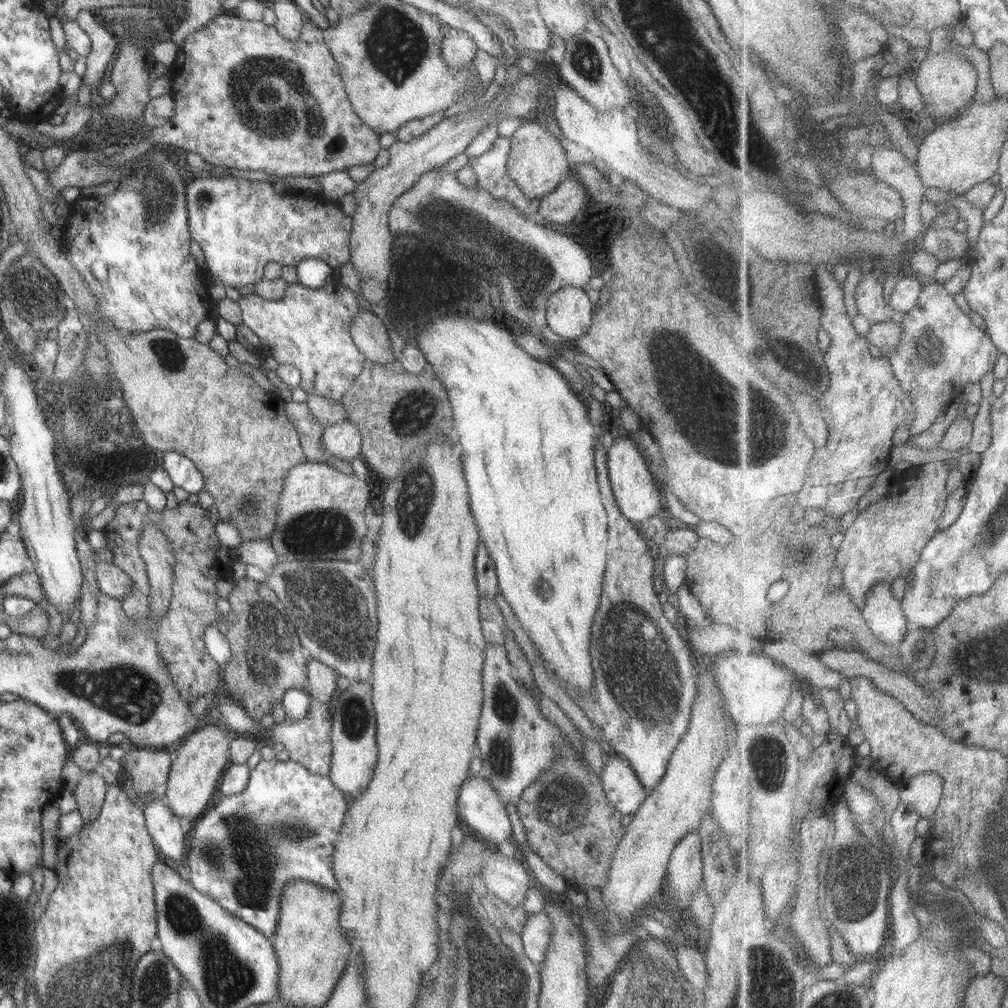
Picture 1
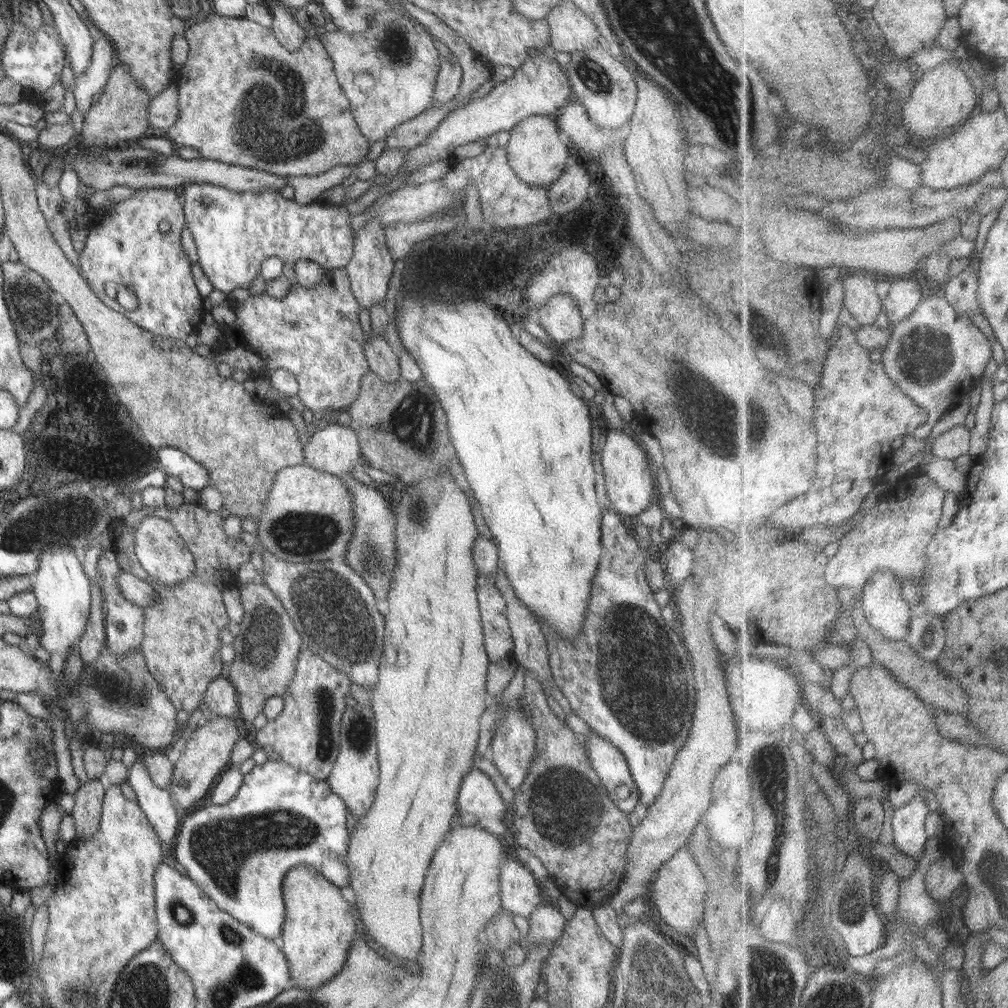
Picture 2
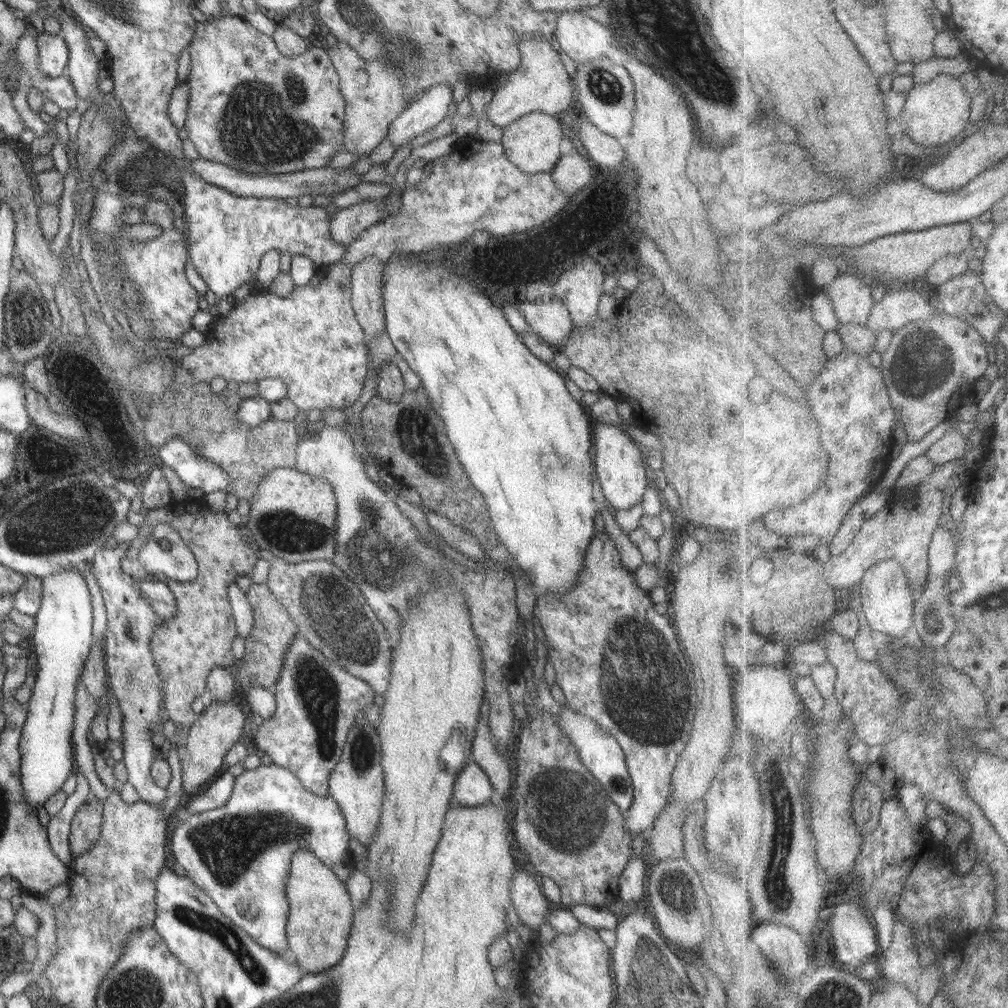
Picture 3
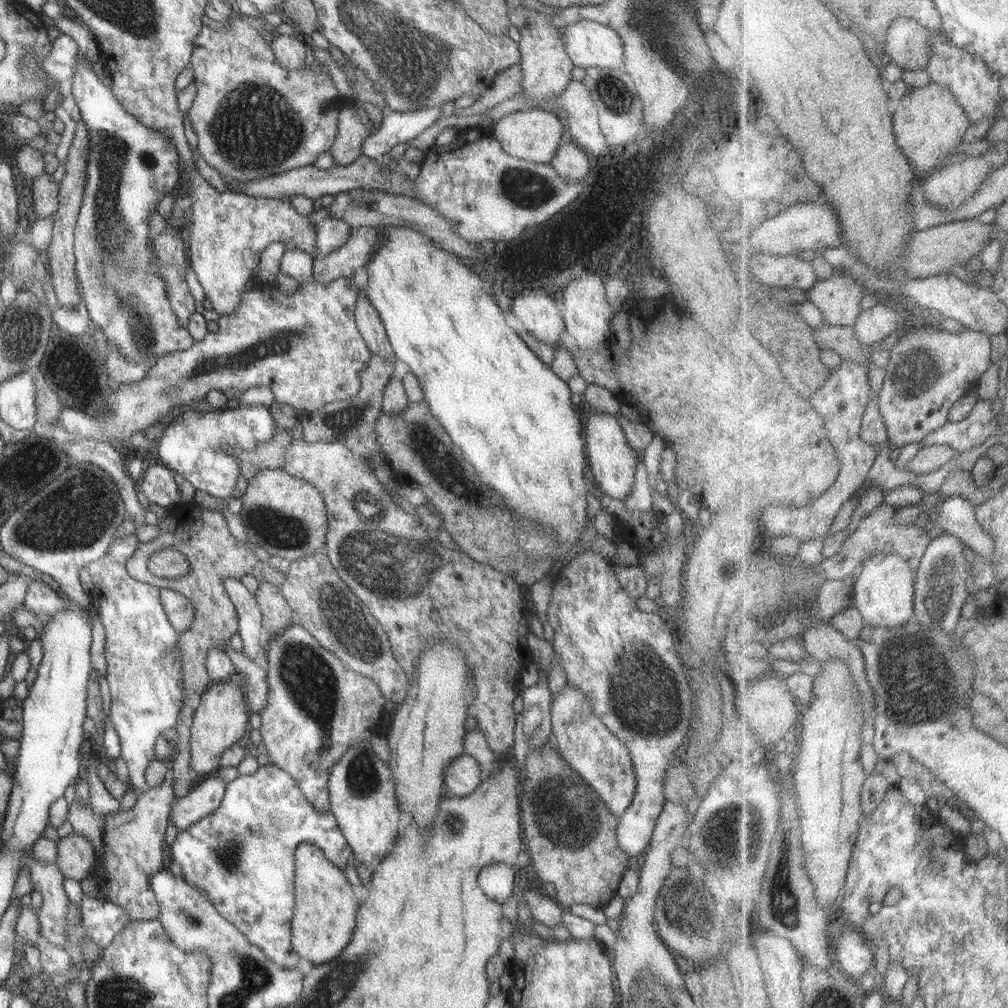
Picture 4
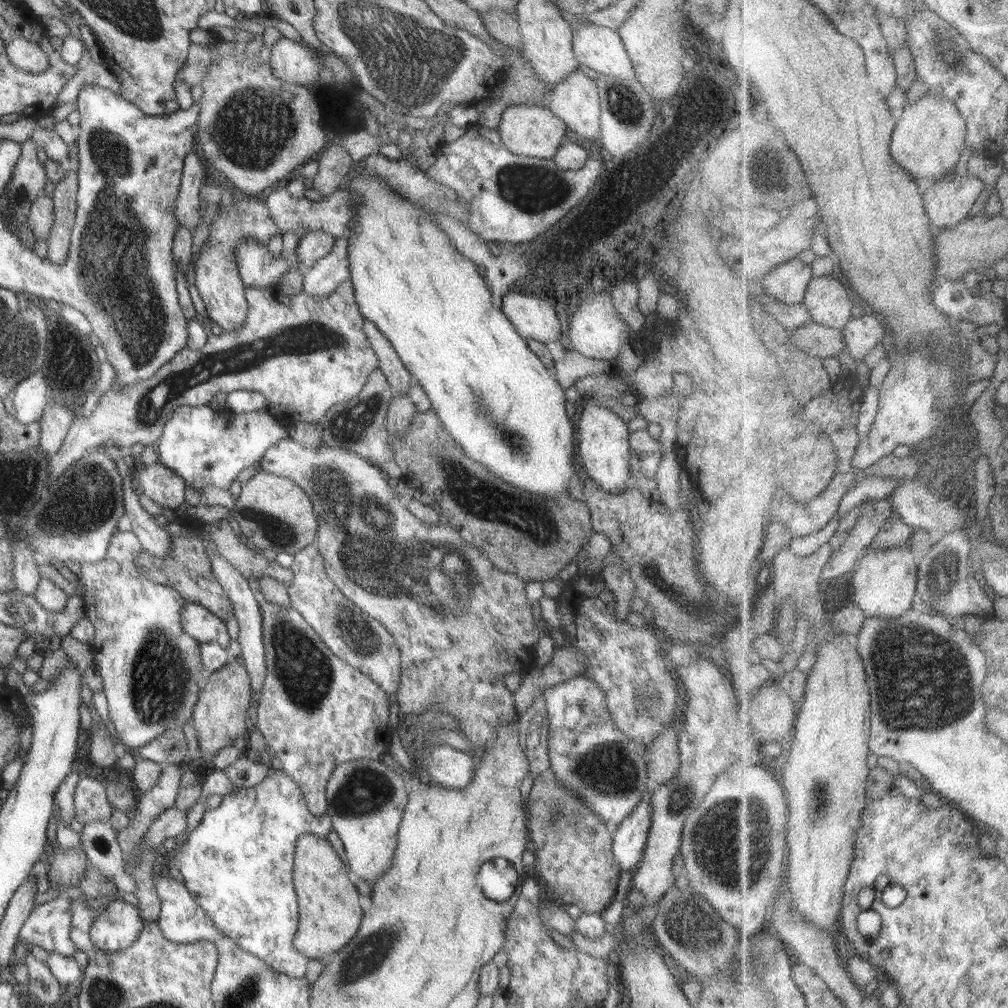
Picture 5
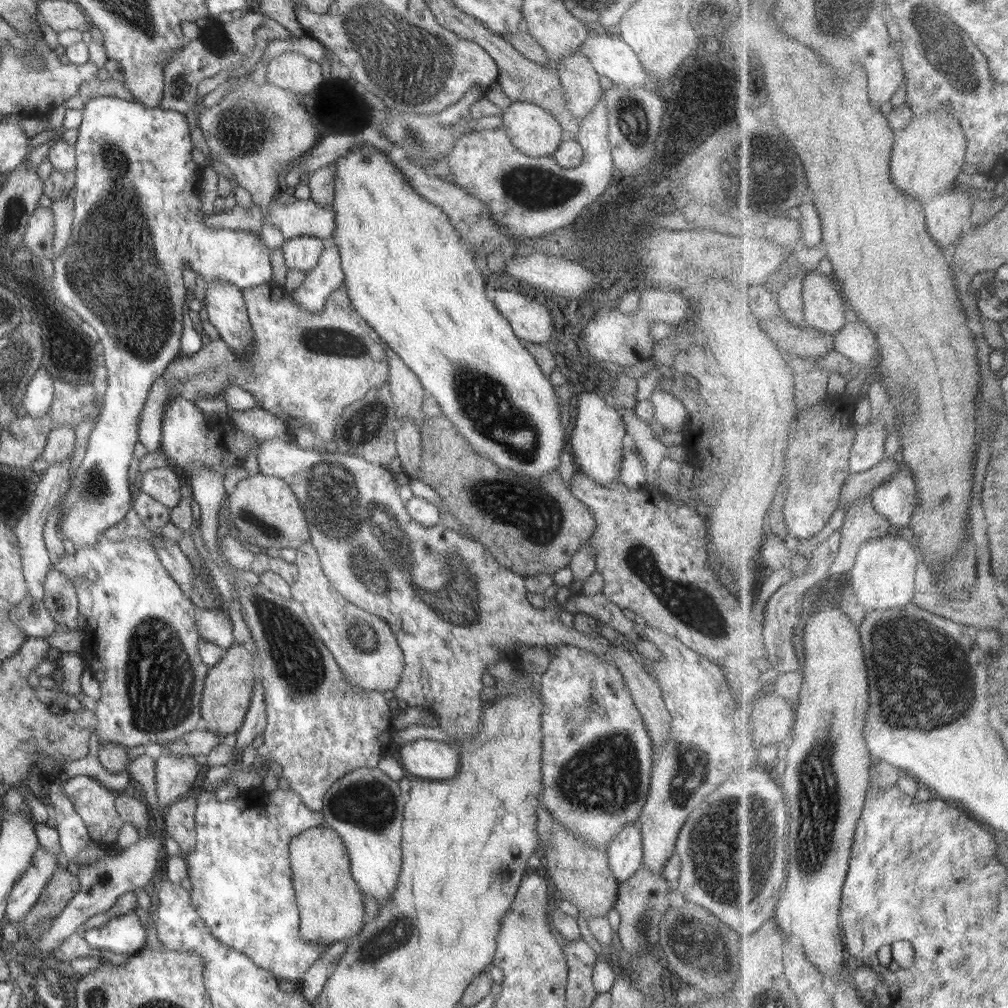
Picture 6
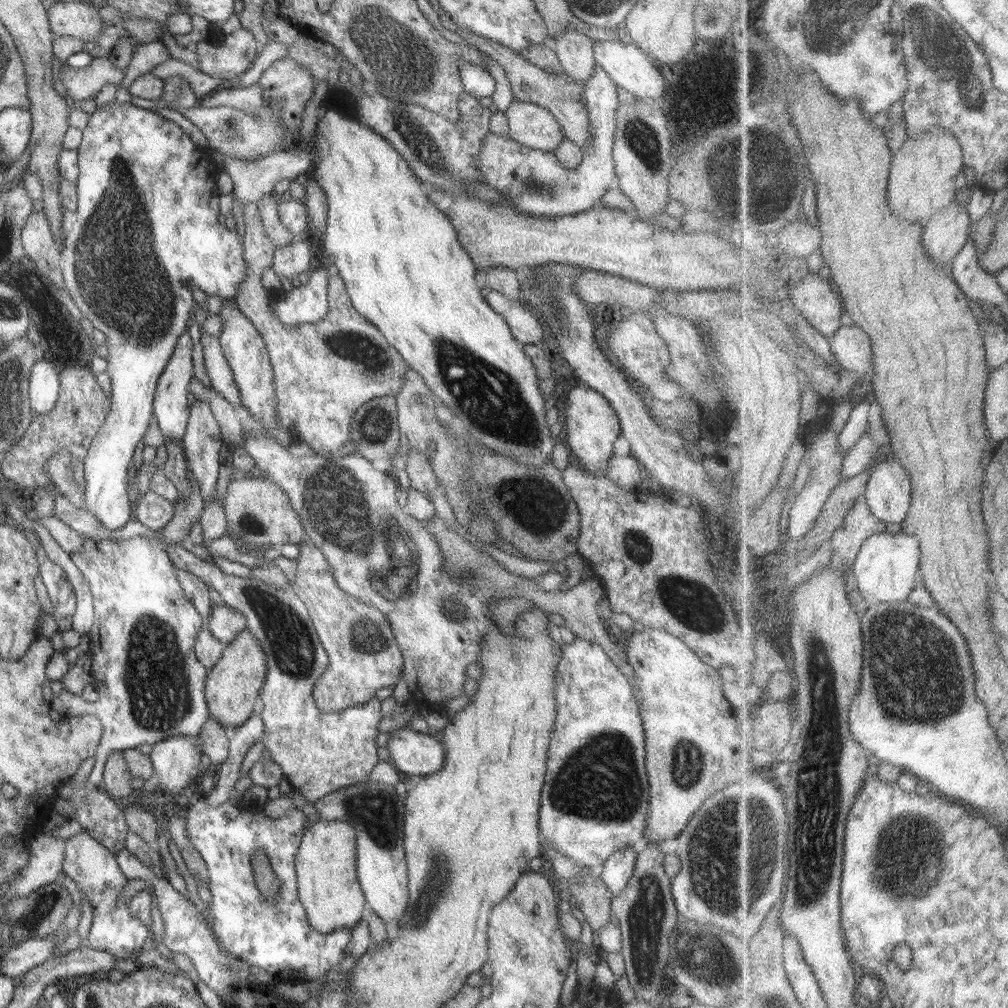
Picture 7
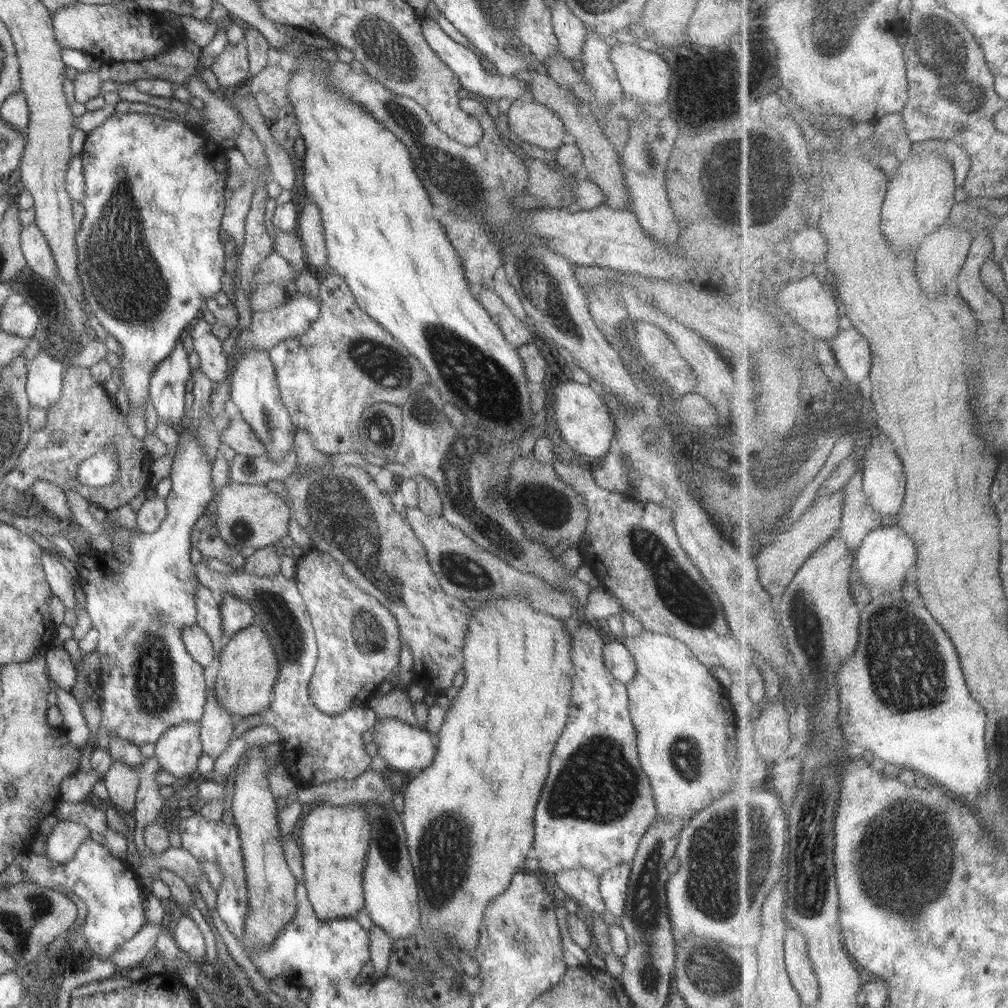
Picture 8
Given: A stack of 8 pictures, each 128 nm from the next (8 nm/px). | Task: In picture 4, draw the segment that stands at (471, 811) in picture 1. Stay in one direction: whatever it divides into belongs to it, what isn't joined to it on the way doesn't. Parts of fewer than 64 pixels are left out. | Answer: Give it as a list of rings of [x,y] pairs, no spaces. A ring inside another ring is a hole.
[[[462,754],[444,770],[444,790],[451,796],[468,796],[482,784],[480,763],[469,754]]]

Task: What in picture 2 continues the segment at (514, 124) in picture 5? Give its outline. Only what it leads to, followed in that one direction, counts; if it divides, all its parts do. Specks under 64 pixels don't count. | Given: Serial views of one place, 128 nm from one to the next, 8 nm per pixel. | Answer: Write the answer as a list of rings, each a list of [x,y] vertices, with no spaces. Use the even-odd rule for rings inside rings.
[[[531,116],[524,118],[509,131],[510,139],[504,148],[508,164],[516,176],[531,186],[549,186],[568,166],[568,146],[559,138],[559,126],[553,116]]]

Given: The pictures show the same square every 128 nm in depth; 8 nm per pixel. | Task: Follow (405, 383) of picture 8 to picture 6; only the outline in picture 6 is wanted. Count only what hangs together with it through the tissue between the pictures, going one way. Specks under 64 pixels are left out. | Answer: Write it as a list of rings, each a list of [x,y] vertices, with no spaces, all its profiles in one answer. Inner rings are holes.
[[[263,284],[254,288],[241,289],[246,303],[249,321],[254,330],[254,344],[246,355],[234,353],[220,340],[211,340],[209,344],[194,354],[176,357],[167,367],[162,376],[152,385],[144,409],[140,411],[137,432],[139,442],[148,449],[148,453],[155,452],[161,447],[160,431],[164,406],[174,396],[182,396],[186,400],[194,401],[198,398],[211,399],[224,391],[226,384],[238,384],[254,395],[258,406],[279,416],[289,427],[310,427],[311,430],[331,448],[334,442],[336,417],[345,406],[359,401],[368,389],[382,387],[388,382],[388,356],[384,352],[384,342],[379,334],[357,313],[352,306],[345,285],[336,288],[328,297],[324,309],[312,313],[304,307],[297,306],[289,294],[280,296],[272,284]]]

